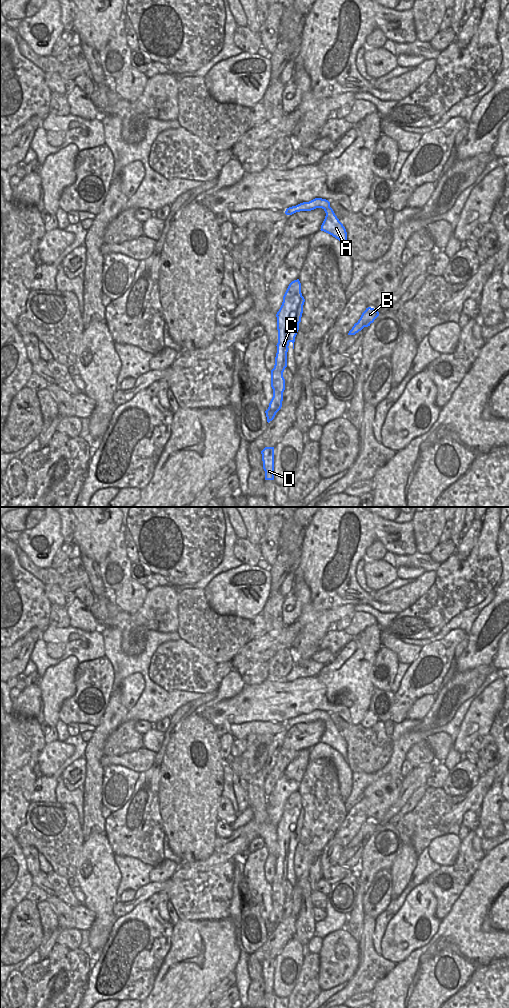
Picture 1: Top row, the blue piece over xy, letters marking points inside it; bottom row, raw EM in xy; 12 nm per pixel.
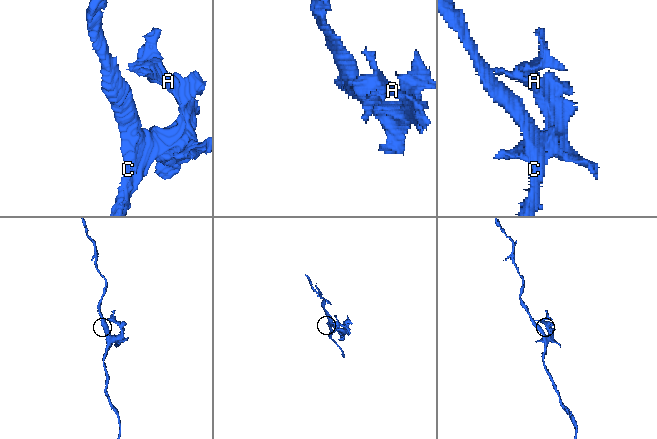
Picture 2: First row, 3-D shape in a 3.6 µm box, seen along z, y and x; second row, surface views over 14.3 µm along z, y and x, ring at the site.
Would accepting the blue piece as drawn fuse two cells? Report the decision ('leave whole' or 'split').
split

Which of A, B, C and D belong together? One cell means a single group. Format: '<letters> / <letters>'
A B / C D

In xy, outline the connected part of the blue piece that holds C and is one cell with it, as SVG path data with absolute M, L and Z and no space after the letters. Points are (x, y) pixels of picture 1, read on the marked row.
M299 279L292 281L283 296L282 305L276 314L278 343L276 345L275 365L271 370L273 397L268 409L265 411L268 423L274 419L276 413L282 407L283 392L285 390L283 372L287 367L288 346L292 342L294 349L295 337L298 332L298 324L301 322L304 302L305 299L301 293Z

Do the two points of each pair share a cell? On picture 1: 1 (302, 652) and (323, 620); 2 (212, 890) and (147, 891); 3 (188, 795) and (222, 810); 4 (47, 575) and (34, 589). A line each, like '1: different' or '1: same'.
1: same
2: same
3: different
4: different

